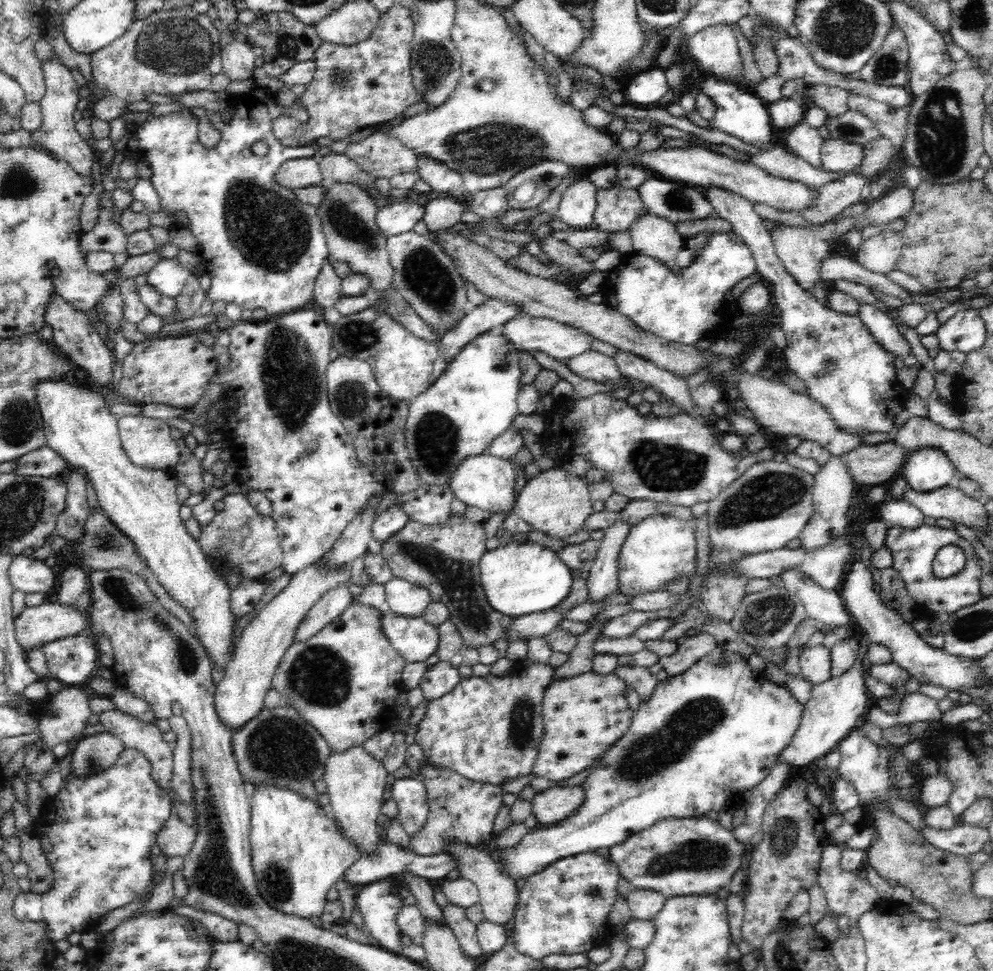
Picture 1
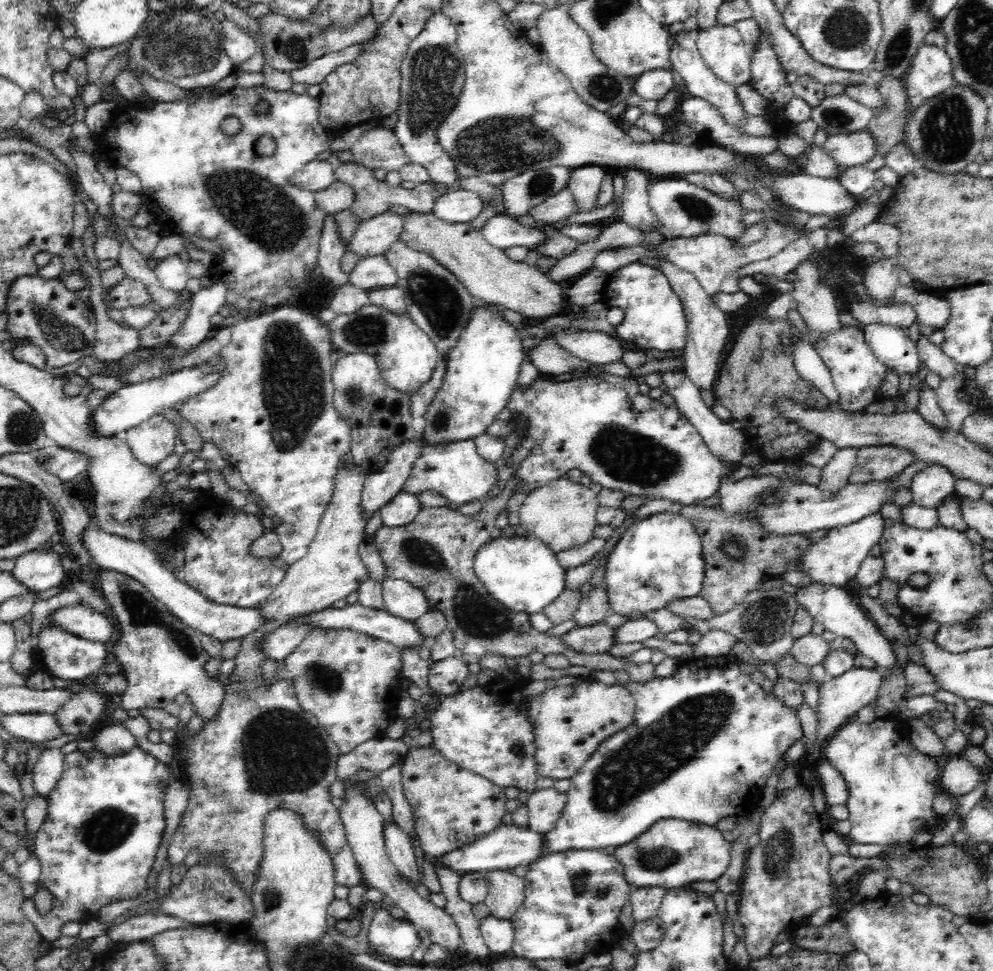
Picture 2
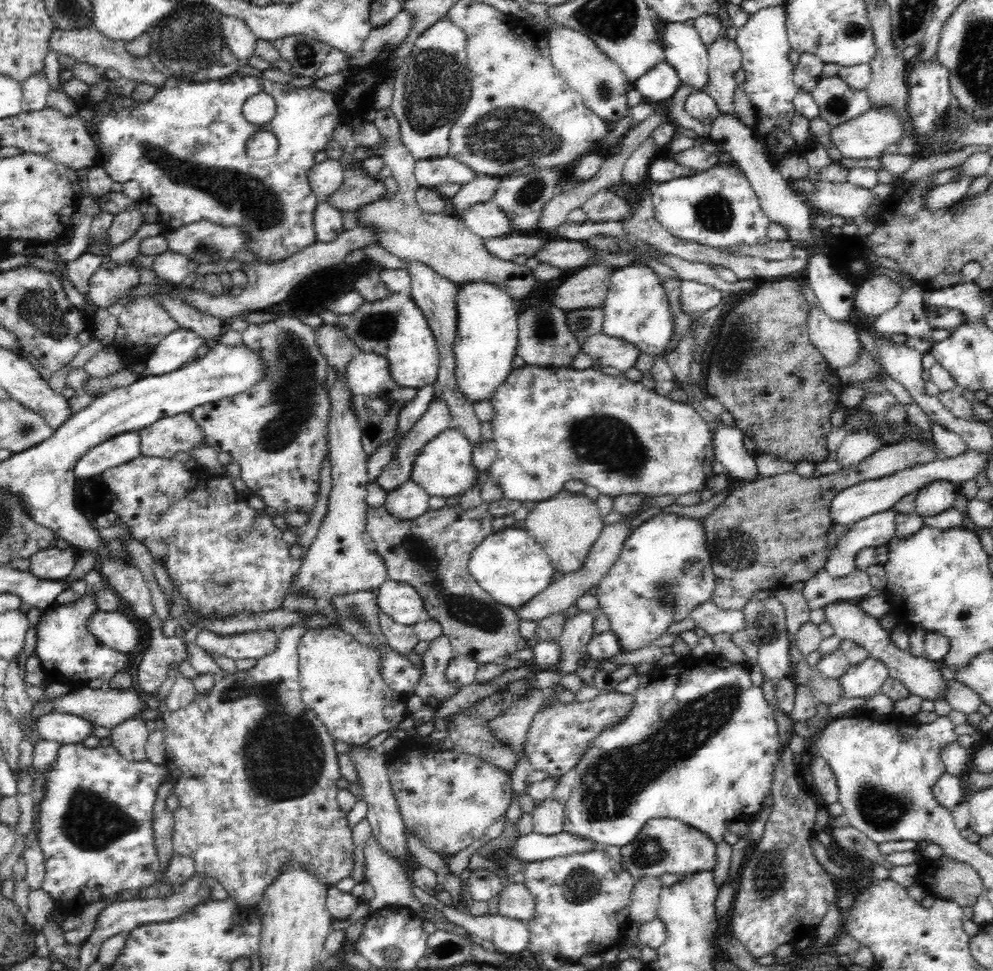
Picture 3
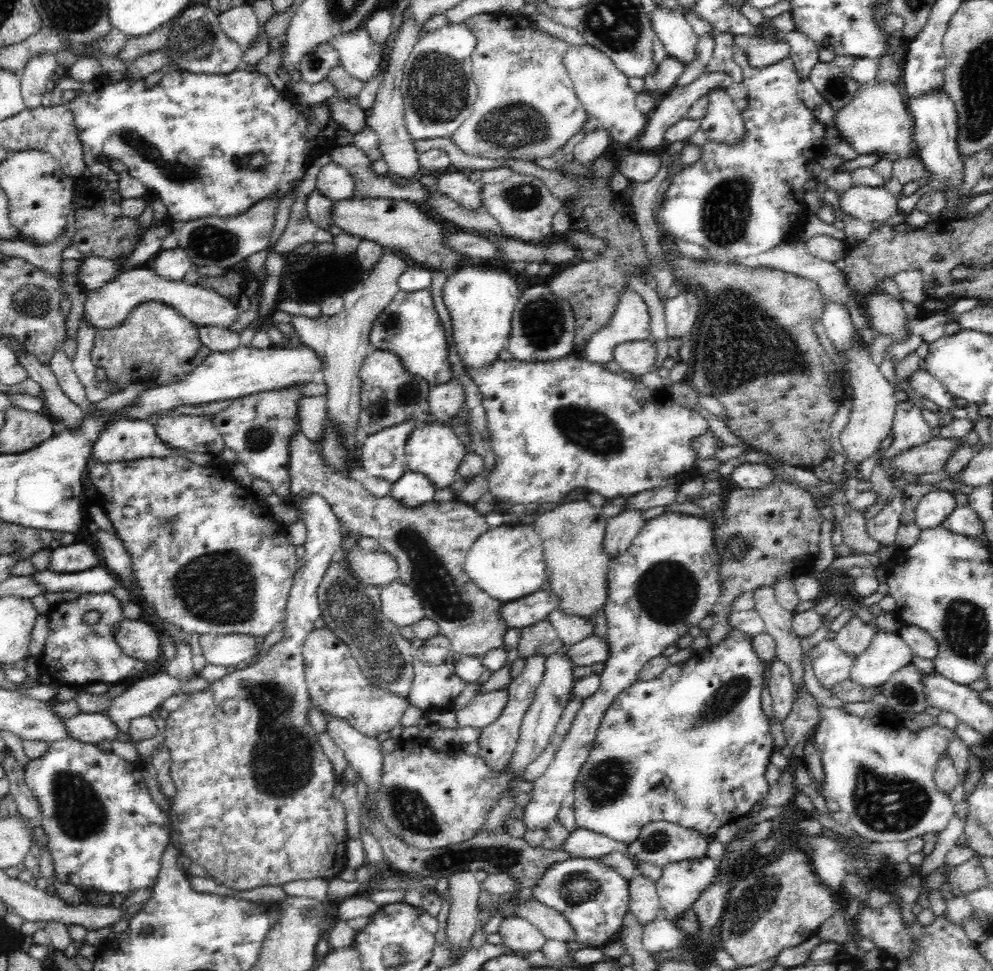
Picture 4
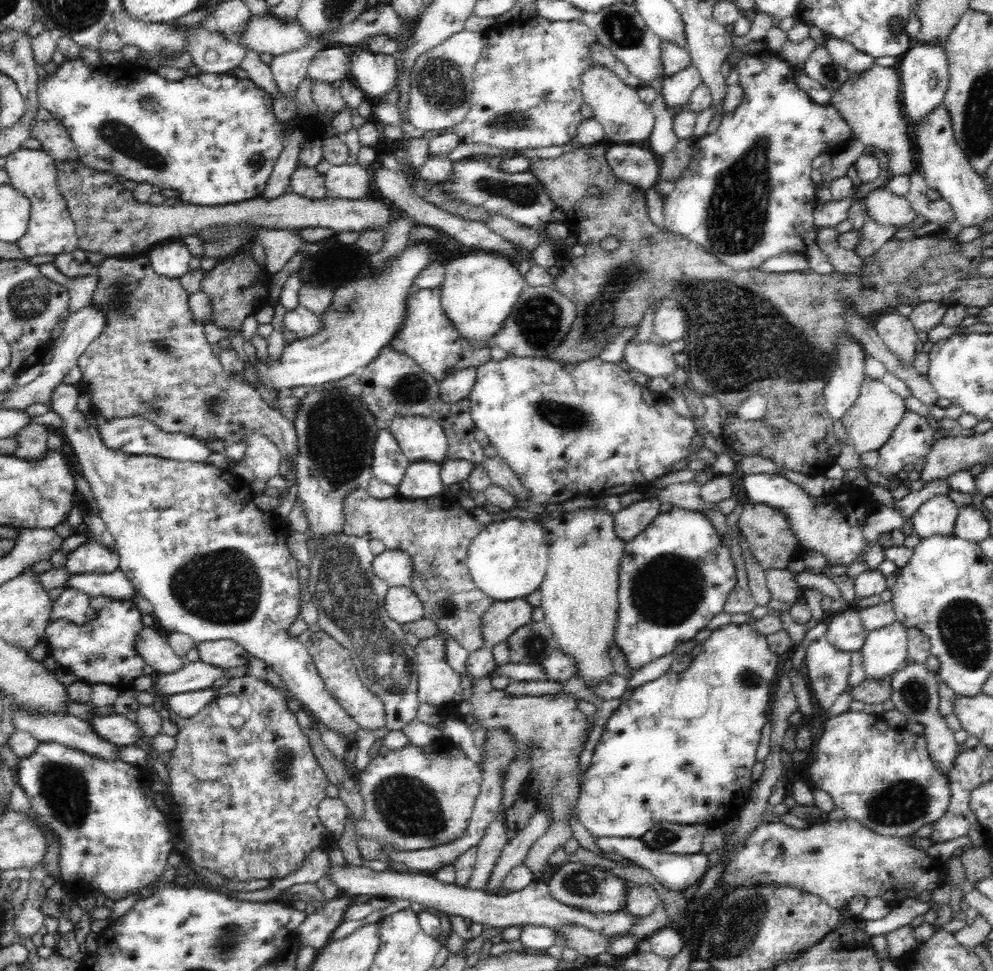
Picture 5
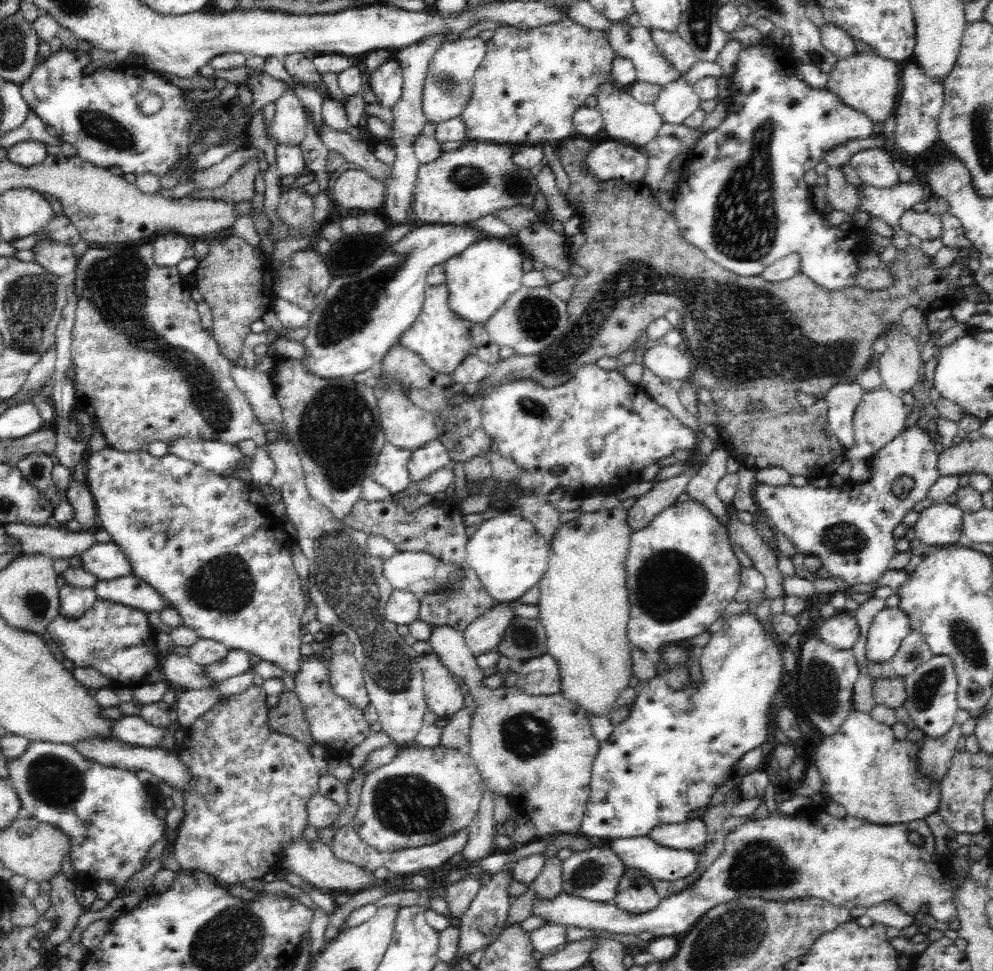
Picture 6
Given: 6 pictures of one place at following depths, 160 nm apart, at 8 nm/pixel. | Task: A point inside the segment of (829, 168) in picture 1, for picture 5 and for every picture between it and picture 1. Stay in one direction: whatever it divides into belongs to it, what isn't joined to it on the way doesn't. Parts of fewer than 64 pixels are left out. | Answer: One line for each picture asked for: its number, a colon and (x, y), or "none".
2: (854, 149)
3: (868, 136)
4: (877, 121)
5: (870, 101)

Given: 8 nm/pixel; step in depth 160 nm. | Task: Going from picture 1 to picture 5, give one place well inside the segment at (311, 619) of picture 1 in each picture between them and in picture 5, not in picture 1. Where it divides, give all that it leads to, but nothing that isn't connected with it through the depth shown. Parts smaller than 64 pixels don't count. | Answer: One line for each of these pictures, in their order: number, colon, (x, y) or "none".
2: (277, 645)
3: (255, 644)
4: (225, 650)
5: (224, 653)

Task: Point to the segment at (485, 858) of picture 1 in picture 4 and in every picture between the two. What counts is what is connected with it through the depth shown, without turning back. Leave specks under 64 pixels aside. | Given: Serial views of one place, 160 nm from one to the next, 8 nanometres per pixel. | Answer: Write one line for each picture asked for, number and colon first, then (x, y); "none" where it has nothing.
2: (506, 893)
3: (515, 901)
4: (553, 925)

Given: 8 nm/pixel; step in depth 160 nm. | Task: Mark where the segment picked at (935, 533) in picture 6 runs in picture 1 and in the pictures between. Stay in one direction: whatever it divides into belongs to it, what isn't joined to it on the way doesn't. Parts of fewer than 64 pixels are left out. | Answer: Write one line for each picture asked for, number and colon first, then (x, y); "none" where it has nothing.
1: (928, 468)
2: (931, 486)
3: (936, 496)
4: (935, 506)
5: (938, 515)

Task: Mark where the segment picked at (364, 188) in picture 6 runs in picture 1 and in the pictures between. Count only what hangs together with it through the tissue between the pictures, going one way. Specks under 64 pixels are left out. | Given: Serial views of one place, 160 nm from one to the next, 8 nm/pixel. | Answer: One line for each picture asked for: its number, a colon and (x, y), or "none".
1: (300, 173)
2: (315, 176)
3: (325, 178)
4: (334, 182)
5: (350, 182)

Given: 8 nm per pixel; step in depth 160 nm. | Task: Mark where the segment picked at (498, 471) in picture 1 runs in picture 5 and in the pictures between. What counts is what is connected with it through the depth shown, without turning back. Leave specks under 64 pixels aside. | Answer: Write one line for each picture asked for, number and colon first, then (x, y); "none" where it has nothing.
2: (457, 471)
3: (443, 467)
4: (436, 451)
5: (421, 439)

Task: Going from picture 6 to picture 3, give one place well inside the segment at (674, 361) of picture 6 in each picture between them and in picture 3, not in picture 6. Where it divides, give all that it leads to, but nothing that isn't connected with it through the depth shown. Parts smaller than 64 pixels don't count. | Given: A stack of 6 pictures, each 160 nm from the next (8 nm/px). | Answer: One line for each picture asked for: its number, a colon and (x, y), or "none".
3: (605, 350)
4: (638, 358)
5: (654, 360)

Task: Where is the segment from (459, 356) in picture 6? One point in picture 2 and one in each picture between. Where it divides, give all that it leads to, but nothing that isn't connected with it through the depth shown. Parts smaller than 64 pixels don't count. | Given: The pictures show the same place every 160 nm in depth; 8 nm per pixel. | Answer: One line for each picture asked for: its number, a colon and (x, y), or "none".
2: (406, 356)
3: (395, 327)
4: (409, 326)
5: (428, 336)

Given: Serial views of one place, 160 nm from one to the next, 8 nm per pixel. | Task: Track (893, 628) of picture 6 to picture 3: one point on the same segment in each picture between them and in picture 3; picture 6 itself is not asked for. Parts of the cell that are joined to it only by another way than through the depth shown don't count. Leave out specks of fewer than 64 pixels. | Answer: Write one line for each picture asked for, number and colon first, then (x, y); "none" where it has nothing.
3: (864, 680)
4: (887, 652)
5: (884, 651)

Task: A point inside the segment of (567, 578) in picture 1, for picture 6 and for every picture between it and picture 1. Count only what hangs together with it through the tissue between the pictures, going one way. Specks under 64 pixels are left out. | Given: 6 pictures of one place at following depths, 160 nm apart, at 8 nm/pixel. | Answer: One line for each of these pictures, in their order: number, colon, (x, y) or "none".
2: (522, 574)
3: (509, 565)
4: (506, 562)
5: (509, 558)
6: (507, 554)

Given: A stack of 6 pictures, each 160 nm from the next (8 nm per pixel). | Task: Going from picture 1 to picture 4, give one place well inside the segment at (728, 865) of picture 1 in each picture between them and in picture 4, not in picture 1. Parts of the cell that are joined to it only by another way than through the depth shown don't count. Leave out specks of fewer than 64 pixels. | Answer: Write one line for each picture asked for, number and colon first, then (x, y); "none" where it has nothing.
2: (673, 853)
3: (665, 846)
4: (662, 843)

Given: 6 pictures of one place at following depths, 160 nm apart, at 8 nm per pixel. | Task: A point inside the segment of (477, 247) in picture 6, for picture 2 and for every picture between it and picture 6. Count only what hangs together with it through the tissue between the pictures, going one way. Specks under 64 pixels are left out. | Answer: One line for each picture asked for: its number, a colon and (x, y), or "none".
2: (482, 370)
3: (486, 341)
4: (480, 299)
5: (480, 288)

